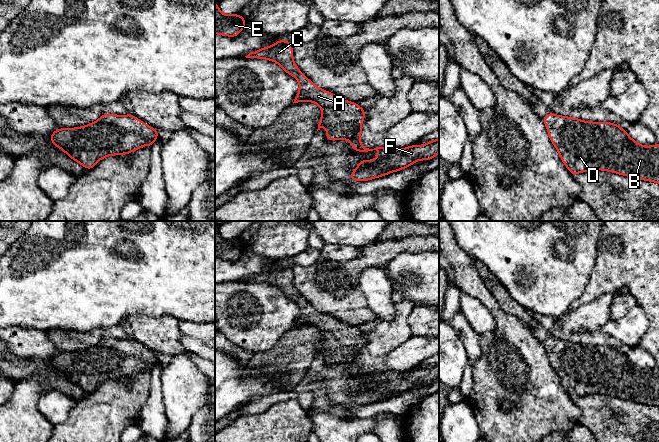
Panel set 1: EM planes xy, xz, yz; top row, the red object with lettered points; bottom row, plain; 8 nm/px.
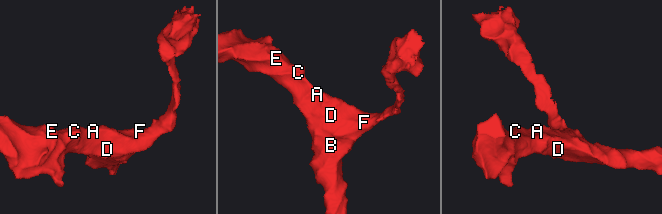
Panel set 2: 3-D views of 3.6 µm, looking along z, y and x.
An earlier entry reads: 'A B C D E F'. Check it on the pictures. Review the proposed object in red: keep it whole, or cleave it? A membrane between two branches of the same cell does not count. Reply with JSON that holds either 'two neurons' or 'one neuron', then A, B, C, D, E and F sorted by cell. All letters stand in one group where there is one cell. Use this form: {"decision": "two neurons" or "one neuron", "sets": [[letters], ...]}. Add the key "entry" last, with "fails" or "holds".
{"decision": "one neuron", "sets": [["A", "B", "C", "D", "E", "F"]], "entry": "holds"}

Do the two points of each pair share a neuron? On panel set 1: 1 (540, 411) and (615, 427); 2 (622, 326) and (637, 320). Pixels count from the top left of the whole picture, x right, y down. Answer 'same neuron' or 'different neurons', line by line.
1: different neurons
2: same neuron

